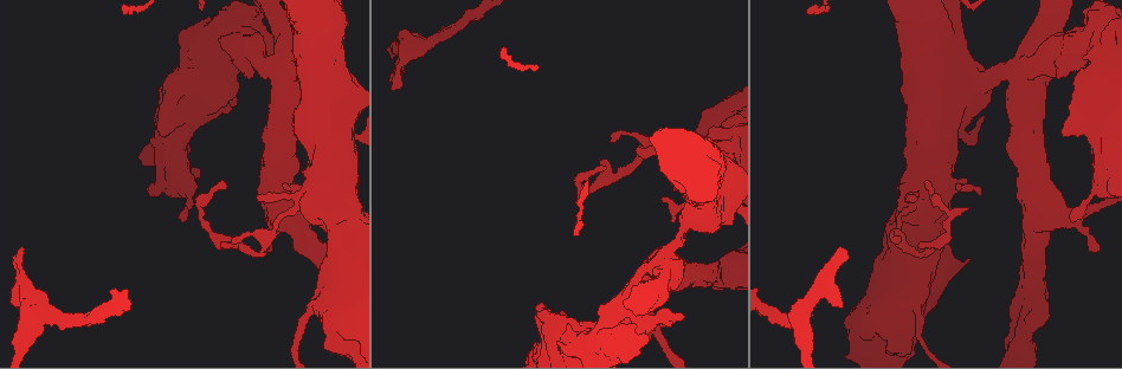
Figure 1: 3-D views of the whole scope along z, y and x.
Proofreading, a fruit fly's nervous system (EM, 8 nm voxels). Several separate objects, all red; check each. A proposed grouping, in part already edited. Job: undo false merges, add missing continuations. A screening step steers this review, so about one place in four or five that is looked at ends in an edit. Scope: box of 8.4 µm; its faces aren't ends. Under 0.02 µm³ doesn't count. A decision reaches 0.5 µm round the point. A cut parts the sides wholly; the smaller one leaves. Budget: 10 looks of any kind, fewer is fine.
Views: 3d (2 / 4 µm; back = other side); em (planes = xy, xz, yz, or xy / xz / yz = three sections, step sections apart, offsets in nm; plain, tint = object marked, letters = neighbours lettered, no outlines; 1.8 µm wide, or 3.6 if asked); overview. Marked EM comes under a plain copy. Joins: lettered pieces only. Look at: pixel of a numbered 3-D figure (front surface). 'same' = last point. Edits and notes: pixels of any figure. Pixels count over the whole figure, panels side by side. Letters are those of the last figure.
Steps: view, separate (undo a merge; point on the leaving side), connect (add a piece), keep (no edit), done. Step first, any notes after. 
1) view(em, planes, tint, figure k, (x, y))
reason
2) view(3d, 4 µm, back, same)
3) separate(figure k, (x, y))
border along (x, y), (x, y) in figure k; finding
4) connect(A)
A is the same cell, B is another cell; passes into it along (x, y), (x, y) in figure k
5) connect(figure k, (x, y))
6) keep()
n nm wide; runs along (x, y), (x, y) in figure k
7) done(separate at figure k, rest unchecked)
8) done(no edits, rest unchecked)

view(3d, 4 µm, figure 1, (397, 88))
an open end

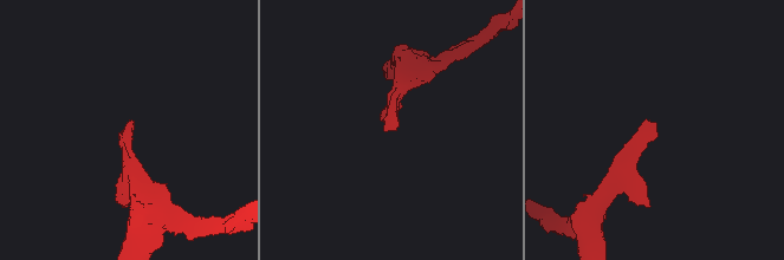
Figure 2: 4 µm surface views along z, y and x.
view(em, yz, step 8, tint, figure 2, (393, 130))

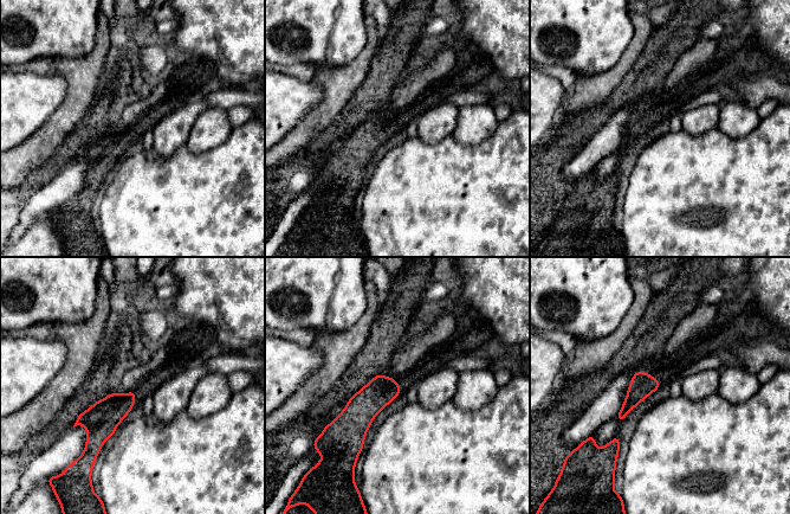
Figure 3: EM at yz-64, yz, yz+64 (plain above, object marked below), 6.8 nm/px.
view(em, planes, letters, same)
another direction

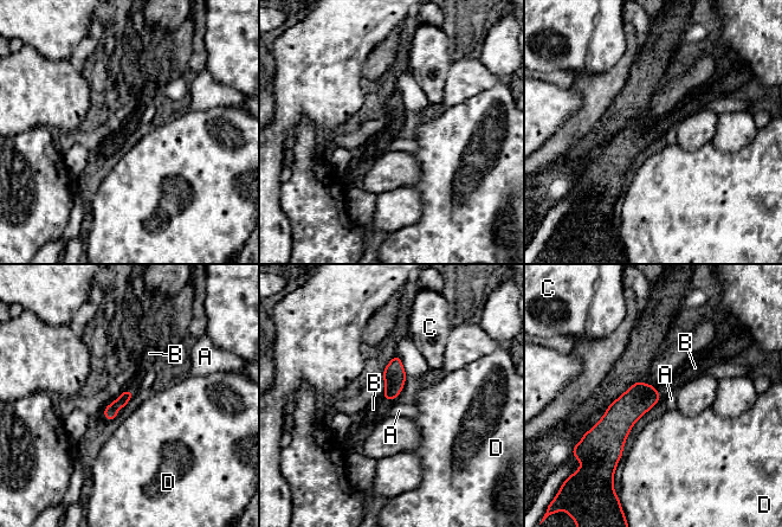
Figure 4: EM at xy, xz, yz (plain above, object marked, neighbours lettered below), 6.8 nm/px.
connect(B)
100 nm wide; B is the same cell, A, C and D are other cells; passes into it along (110, 412), (114, 402), (134, 385) in figure 4; the neuron continues

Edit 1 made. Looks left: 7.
view(overview)

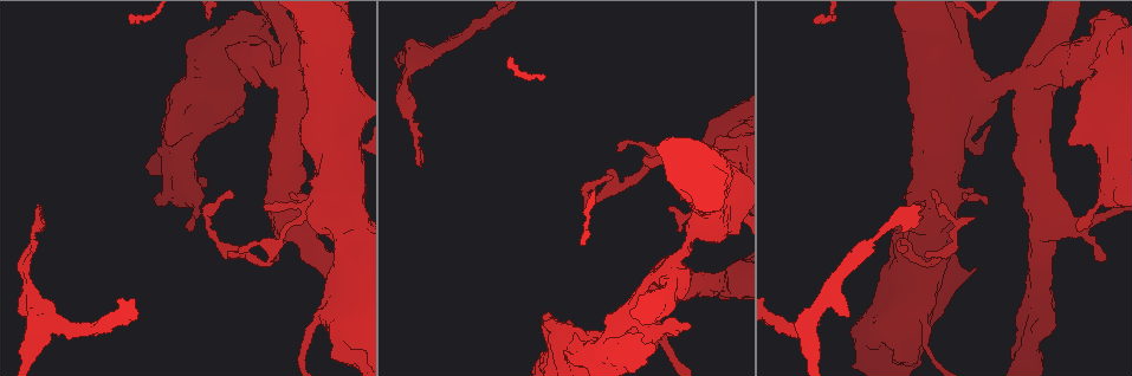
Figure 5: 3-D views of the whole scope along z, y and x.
view(3d, 2 µm, figure 5, (905, 249))
thin end

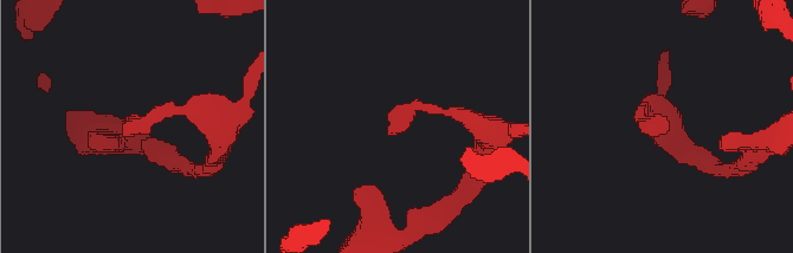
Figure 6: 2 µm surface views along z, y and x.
view(em, yz, step 8, letters, figure 6, (662, 122))

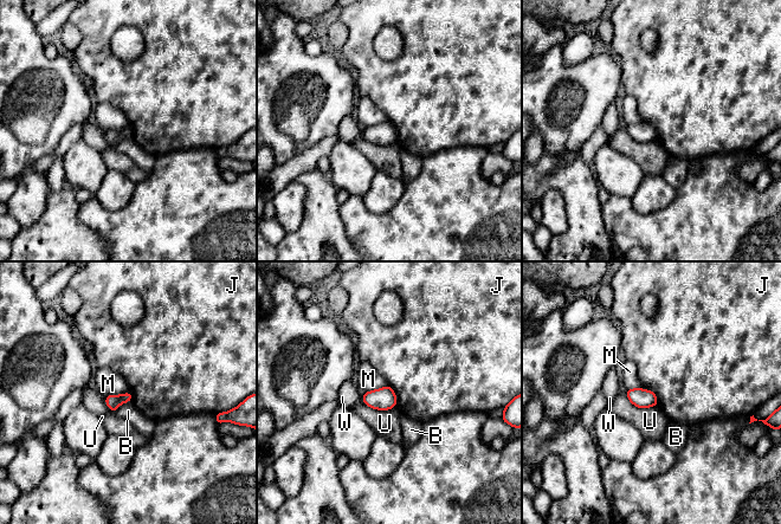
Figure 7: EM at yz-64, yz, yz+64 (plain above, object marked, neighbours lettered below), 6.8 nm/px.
keep()
B, J, M, U and W are other cells; border along (641, 388), (651, 390), (658, 405) in figure 7; no lettered piece goes on from it

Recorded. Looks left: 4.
view(3d, 4 µm, figure 5, (1021, 82))

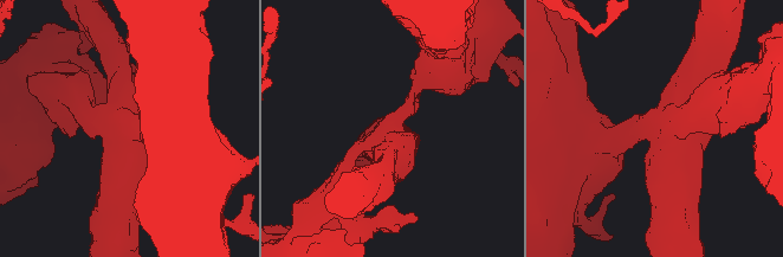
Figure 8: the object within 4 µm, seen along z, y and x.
view(em, 3.6 µm, planes, letters, figure 8, (127, 133))

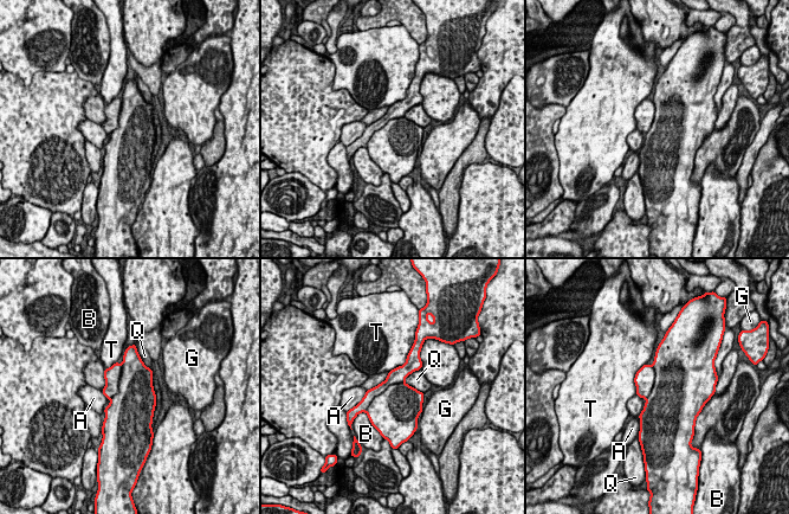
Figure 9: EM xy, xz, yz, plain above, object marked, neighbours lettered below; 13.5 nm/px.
separate(figure 9, (393, 406))
Q touches over 1050 nm; A, B, G, Q and T are other cells; two neurons meet here

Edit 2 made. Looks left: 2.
done(connect at figure 4, separate at figure 9, rest unchecked)

